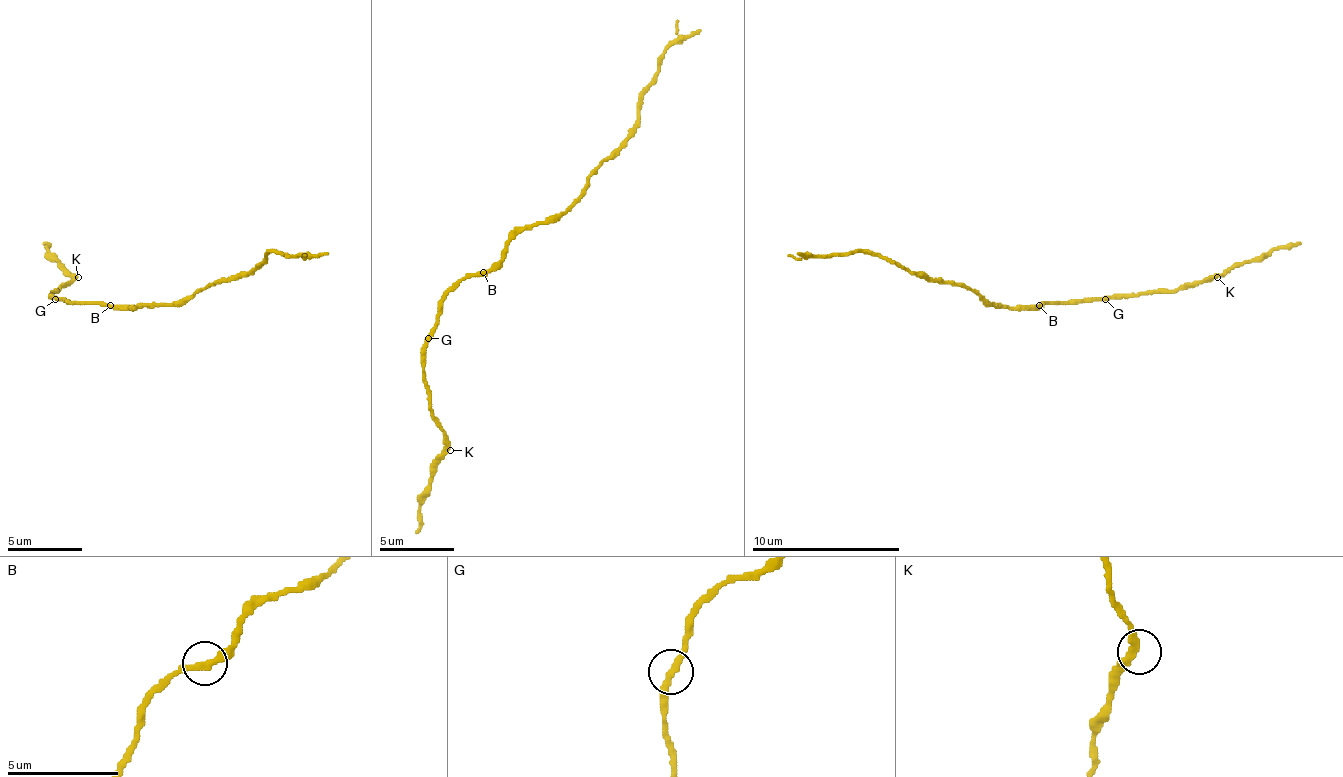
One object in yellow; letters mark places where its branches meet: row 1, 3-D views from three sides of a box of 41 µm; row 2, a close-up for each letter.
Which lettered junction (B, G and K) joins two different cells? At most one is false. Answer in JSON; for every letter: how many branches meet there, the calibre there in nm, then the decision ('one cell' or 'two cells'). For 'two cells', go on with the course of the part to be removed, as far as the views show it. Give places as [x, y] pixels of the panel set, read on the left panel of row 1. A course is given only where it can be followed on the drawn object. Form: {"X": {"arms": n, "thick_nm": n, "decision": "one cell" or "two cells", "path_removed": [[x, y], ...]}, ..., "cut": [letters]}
{"B": {"arms": 2, "thick_nm": 320, "decision": "one cell"}, "G": {"arms": 2, "thick_nm": 320, "decision": "one cell"}, "K": {"arms": 2, "thick_nm": 320, "decision": "one cell"}, "cut": []}

